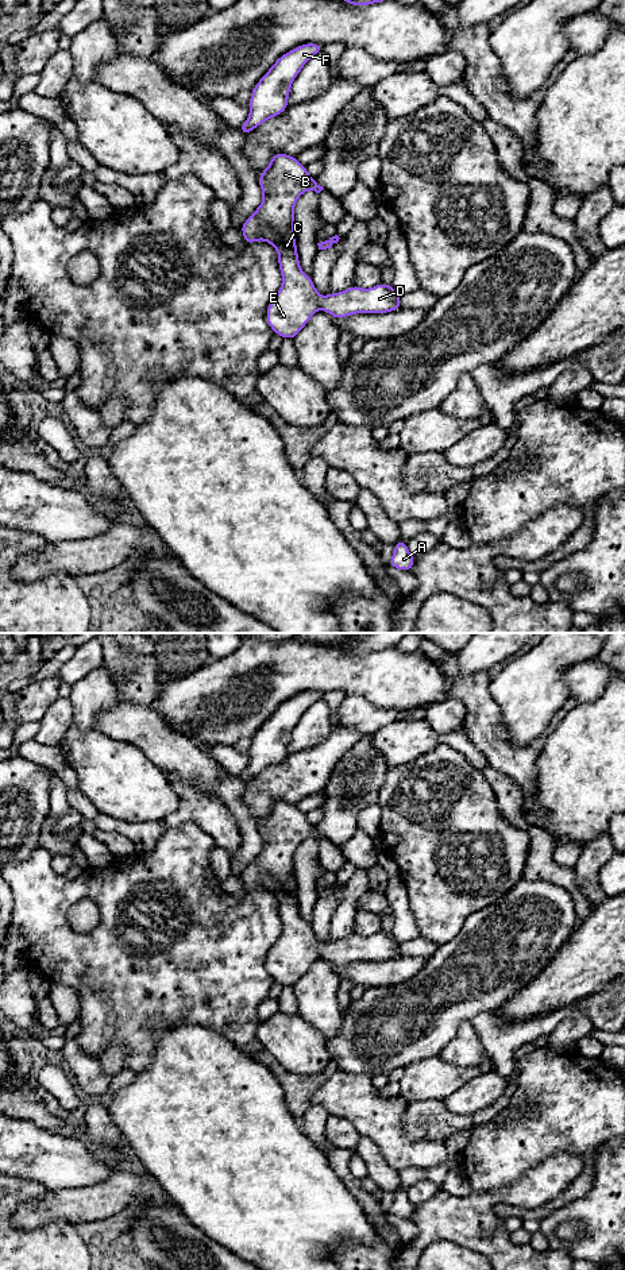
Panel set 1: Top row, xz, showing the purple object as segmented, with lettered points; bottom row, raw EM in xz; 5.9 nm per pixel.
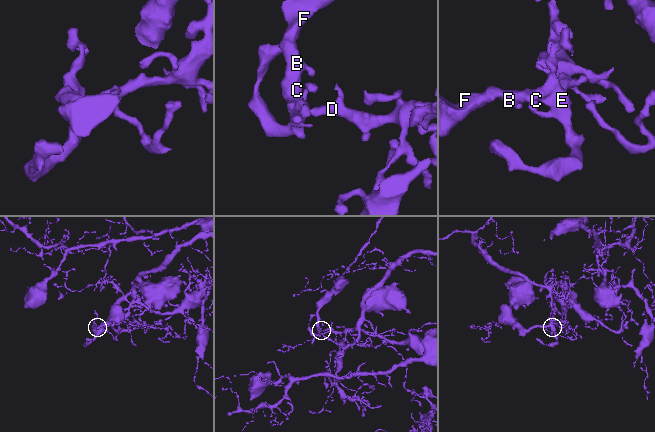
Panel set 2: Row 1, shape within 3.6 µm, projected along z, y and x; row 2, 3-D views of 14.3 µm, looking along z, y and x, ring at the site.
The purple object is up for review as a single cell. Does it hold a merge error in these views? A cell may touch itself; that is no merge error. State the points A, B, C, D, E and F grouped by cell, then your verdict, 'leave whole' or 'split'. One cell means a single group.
A B C D E F; leave whole

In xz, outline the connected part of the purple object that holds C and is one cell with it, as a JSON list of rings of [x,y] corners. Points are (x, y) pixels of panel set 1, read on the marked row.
[[[277,153],[258,182],[263,200],[240,229],[247,244],[265,240],[278,252],[282,285],[266,312],[266,321],[275,335],[294,339],[317,309],[336,320],[401,309],[401,296],[391,285],[382,282],[370,289],[354,285],[321,297],[310,275],[301,270],[294,239],[294,205],[302,193],[320,193],[324,189],[306,173],[306,166],[296,157]]]

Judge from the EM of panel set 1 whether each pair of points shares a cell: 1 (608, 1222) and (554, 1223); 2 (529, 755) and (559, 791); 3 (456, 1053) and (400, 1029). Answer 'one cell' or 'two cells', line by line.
1: one cell
2: two cells
3: two cells

